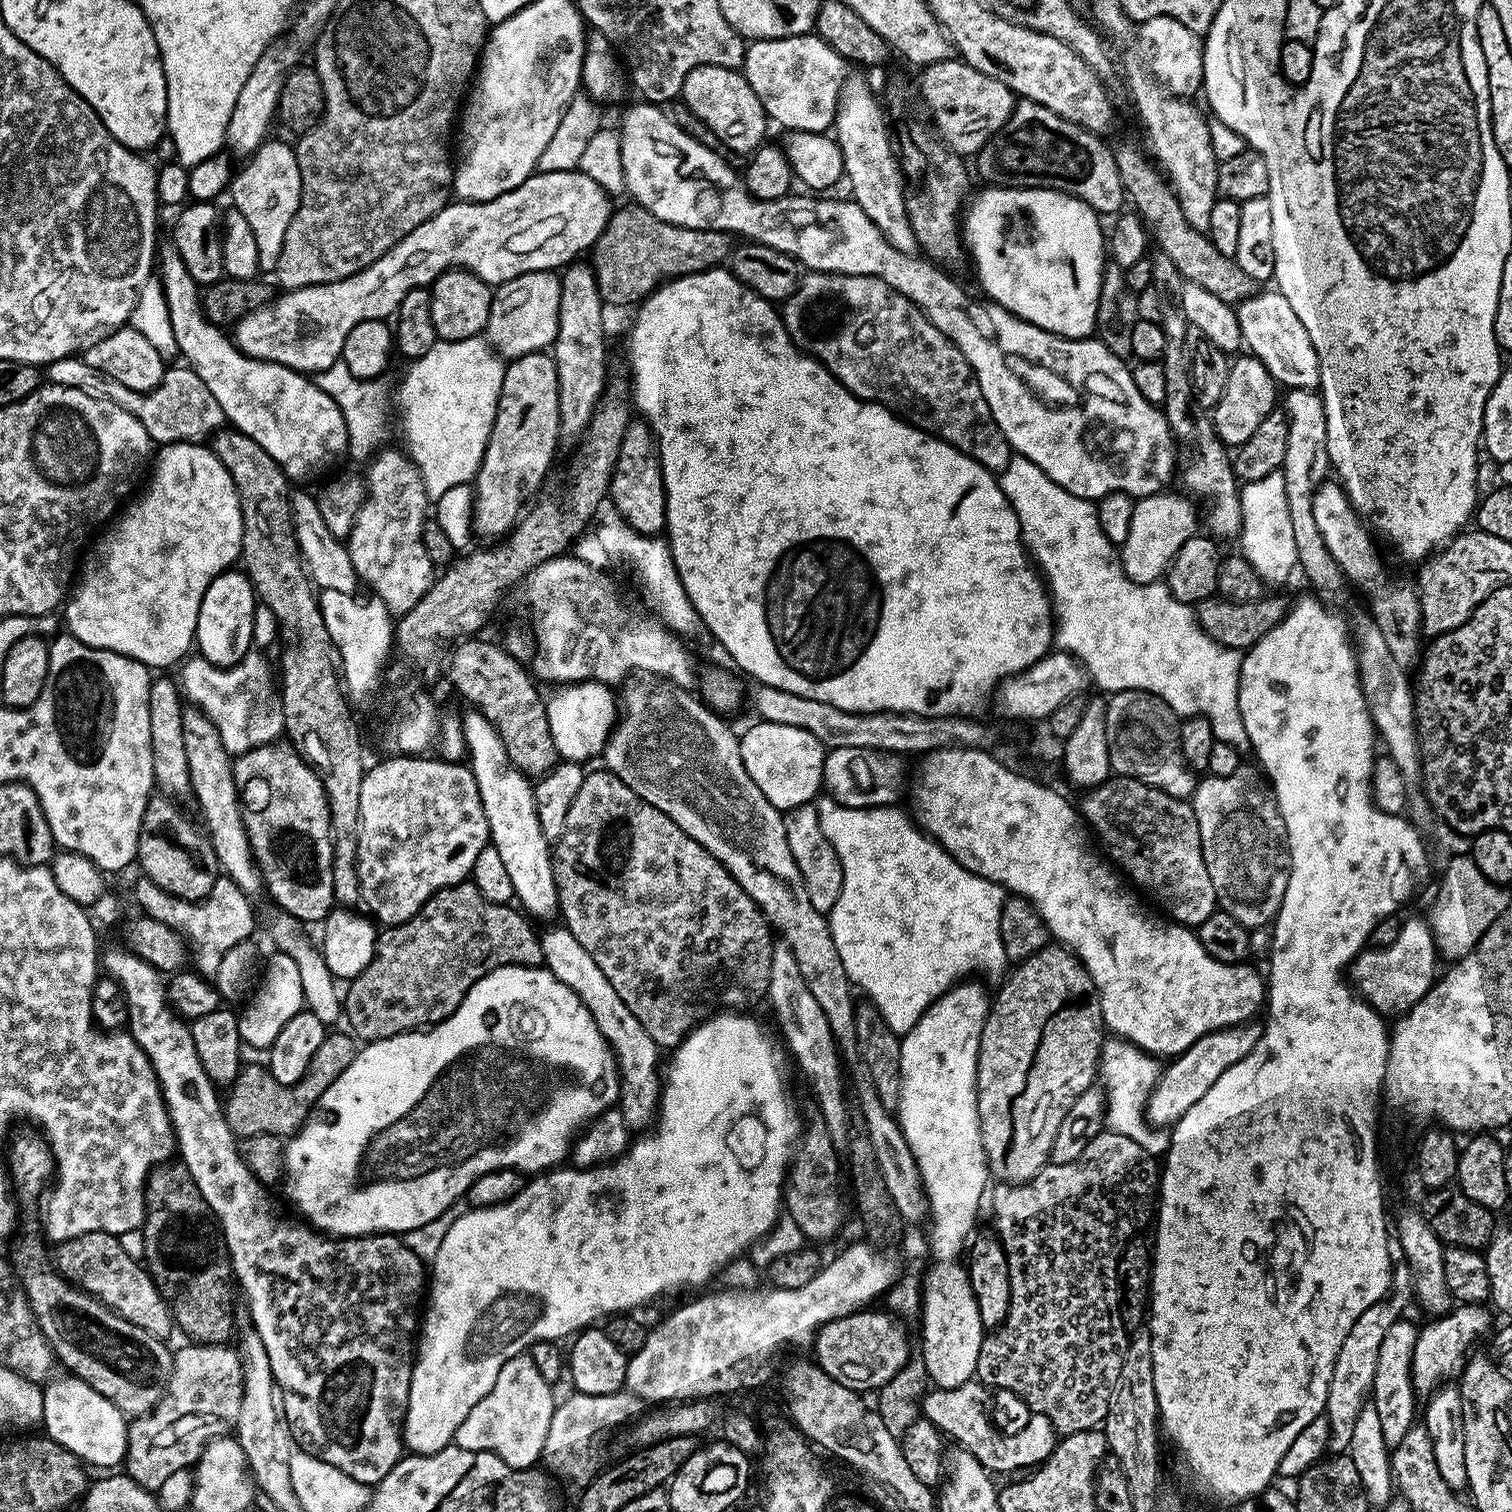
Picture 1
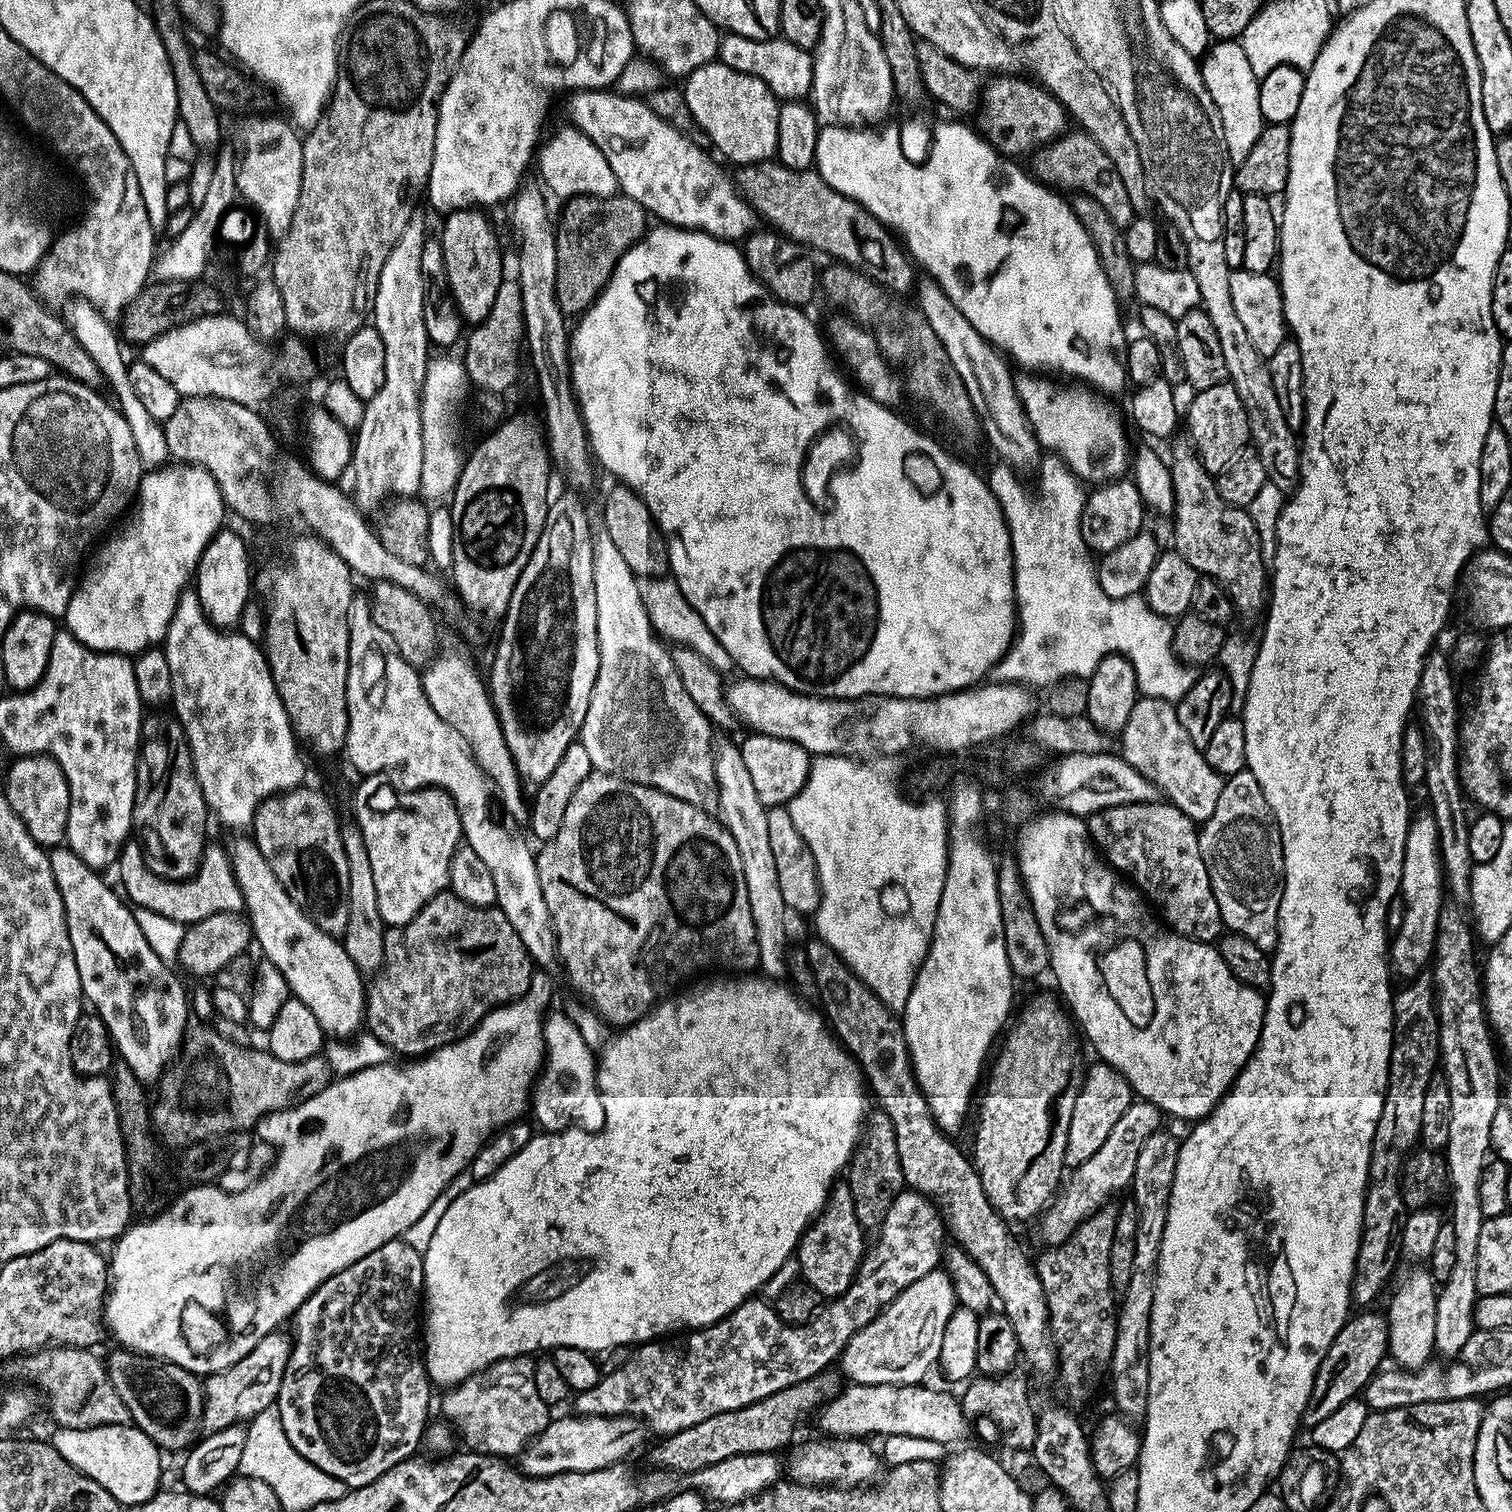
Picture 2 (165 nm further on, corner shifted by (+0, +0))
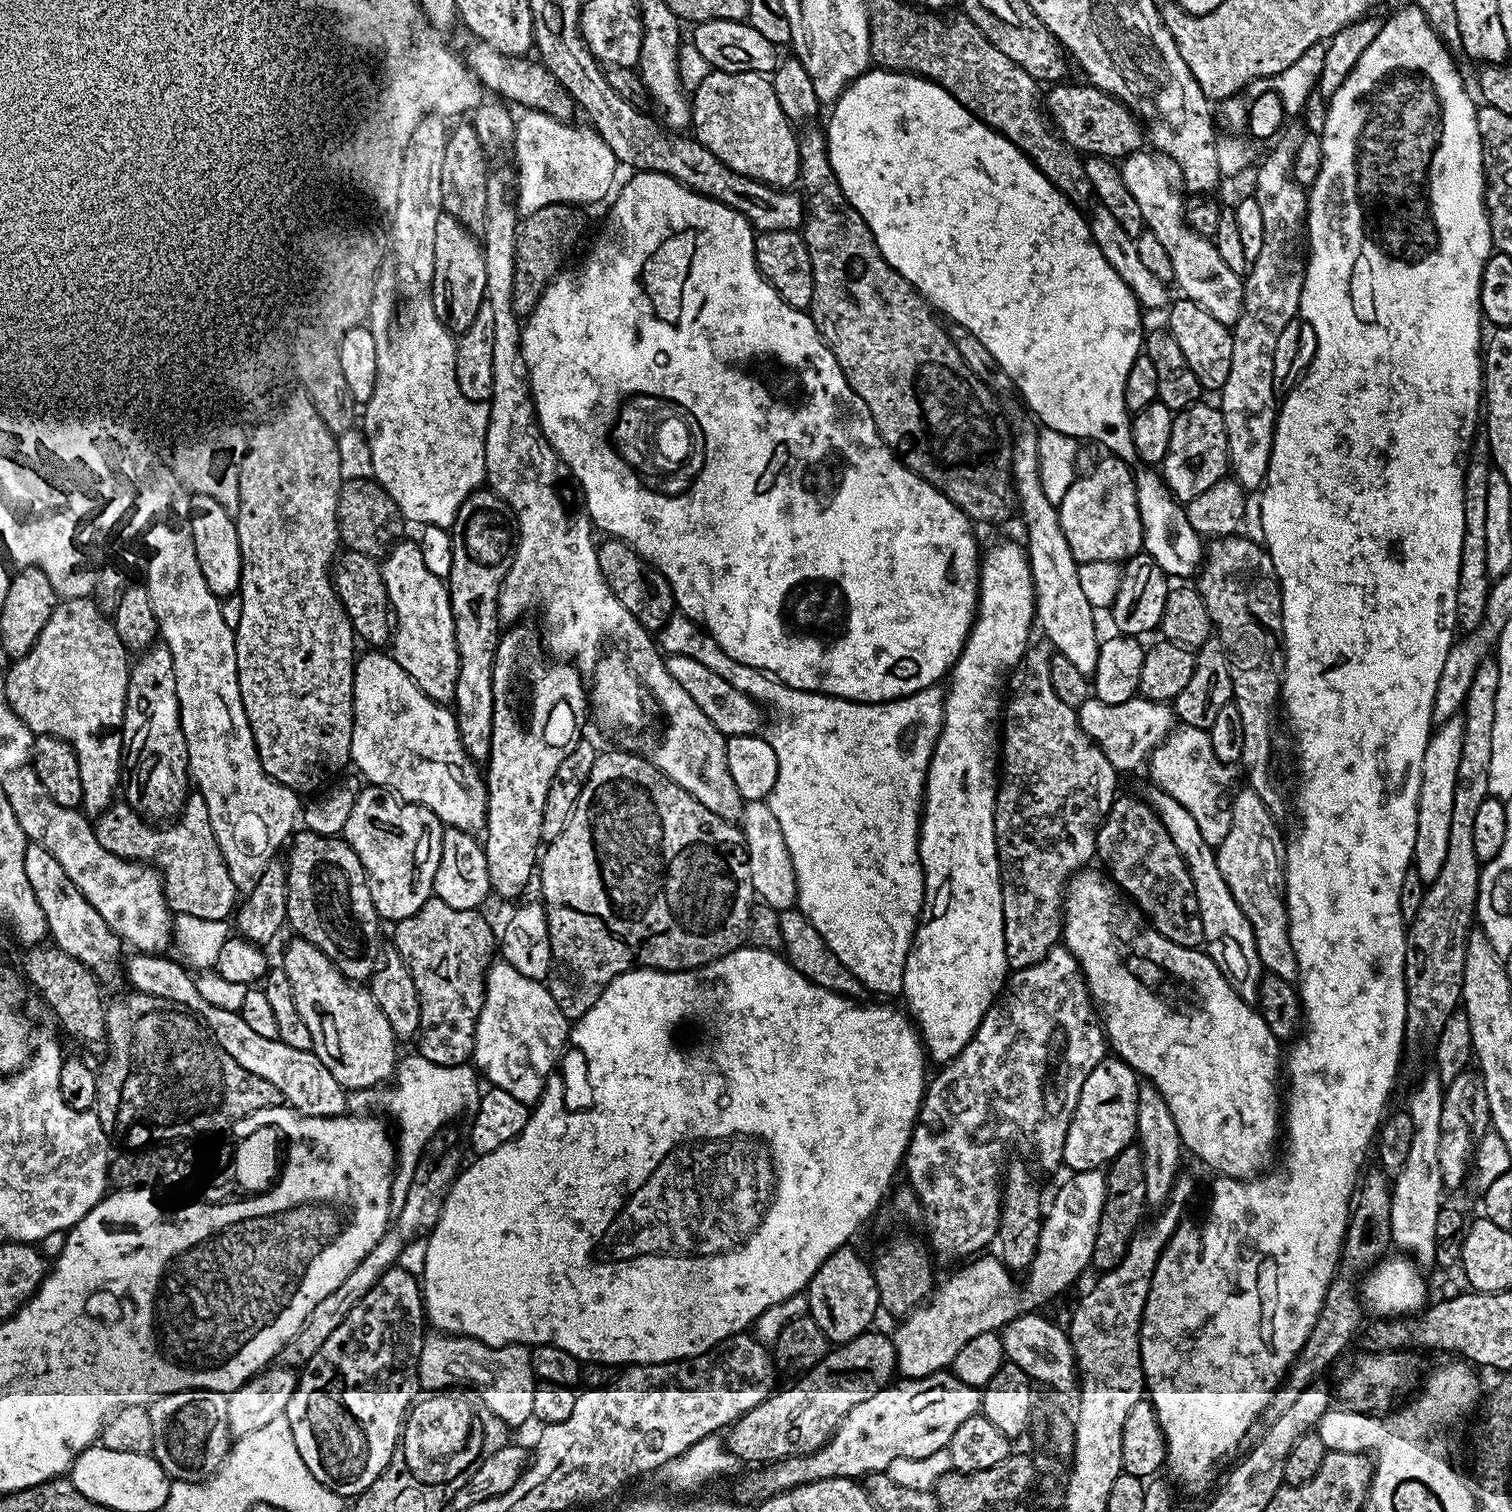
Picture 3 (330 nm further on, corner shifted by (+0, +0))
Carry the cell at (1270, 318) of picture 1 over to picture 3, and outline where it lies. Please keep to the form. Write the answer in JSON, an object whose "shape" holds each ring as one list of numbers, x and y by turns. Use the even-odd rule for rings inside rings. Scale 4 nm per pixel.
{"shape":[[1141,150,1133,152,1123,161,1120,173,1126,182,1126,190,1134,194,1134,202,1138,202,1138,207,1142,210,1147,231,1155,234,1158,242,1162,242,1166,255,1174,266,1175,287,1180,287,1184,291,1181,293,1187,299,1202,306,1206,314,1214,314,1218,322,1229,326,1236,324,1242,314,1244,301,1244,281,1241,273,1230,270,1230,266,1226,266,1226,262,1222,262,1218,255,1215,243,1207,236,1199,236,1184,221,1186,200,1176,193,1176,188,1168,177,1167,167,1169,168,1169,165,1159,155]]}

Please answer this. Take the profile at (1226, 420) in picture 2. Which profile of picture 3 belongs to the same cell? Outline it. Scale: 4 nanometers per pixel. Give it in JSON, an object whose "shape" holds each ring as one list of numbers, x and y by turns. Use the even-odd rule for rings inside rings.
{"shape":[[1197,402,1186,410,1175,413,1172,417,1172,429,1170,430,1170,450,1166,454,1162,465,1162,475,1165,484,1168,485,1173,496,1181,502,1187,502,1198,498,1202,490,1210,490,1214,482,1225,479,1229,471,1228,443,1226,442,1226,422,1222,422,1222,414,1215,403,1204,404]]}

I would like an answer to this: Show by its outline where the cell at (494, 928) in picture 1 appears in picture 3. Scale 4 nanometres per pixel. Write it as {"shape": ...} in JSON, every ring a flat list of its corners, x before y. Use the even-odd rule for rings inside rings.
{"shape":[[438,899,427,900,410,918,395,921,396,952,406,962,418,986,422,1018,418,1052,438,1066,458,1066,472,1060,476,1023,484,1005,492,951,498,948,497,933,476,910,454,910]]}

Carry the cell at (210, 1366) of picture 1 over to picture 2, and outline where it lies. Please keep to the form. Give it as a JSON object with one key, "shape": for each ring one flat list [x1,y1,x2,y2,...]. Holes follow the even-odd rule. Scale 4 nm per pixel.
{"shape":[[277,1330,266,1334,246,1358,234,1362,225,1372,216,1372,203,1381,204,1390,204,1417,200,1420,200,1427,205,1433,226,1430,235,1424,250,1422,262,1410,275,1405,284,1371,292,1353,292,1342,289,1333]]}

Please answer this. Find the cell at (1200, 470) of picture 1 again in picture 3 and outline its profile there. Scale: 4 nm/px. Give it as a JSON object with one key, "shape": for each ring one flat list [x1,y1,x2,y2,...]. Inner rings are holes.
{"shape":[[1237,534,1234,536,1222,536,1213,539,1207,545,1206,555,1202,567,1198,572,1198,591,1200,597,1206,602,1206,610,1210,610,1210,618,1212,619,1212,626,1215,635,1222,642,1224,653,1228,659,1228,669,1230,670,1230,682,1232,683,1232,699,1238,710,1238,714,1242,714,1242,754,1239,758,1239,763,1244,764,1244,768,1248,771,1248,780,1246,780,1247,787,1252,788,1258,794,1258,798,1262,798,1262,802,1274,814,1280,814,1284,808,1284,796,1280,793,1280,788,1276,785,1276,776,1272,773,1272,727,1276,724,1276,712,1278,716,1278,705,1281,703,1280,699,1280,682,1282,679,1282,633,1280,627,1282,626,1282,606,1280,605,1280,580,1276,576,1276,567,1270,558,1267,548,1261,546,1255,539,1249,538,1244,534]]}

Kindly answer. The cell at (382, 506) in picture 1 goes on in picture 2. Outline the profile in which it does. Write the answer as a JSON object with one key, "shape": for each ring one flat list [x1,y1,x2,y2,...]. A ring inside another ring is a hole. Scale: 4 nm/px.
{"shape":[[414,214,406,226,406,230,402,230,402,238,398,238,398,242,394,242,394,250,390,250,390,254,382,266,382,274,378,278,378,290,372,303,370,316,374,321,374,326,378,330,378,334,382,334,382,347,386,350,386,378,382,378,382,390,378,390,378,394,374,394,374,398,370,398,365,403,364,417,359,428,355,429,352,442,350,477,352,476,353,489,351,488,351,491,354,493,354,501,357,507,364,514,370,513,371,508,377,507,376,509,379,509,381,505,391,501,393,498,412,498,420,492,420,483,422,482,422,414,420,413,420,395,422,394,422,386,424,385,428,361,430,359,430,345,428,335,426,334,426,322,424,321,424,275,422,274,422,246,424,245,425,239,424,220,420,217,420,214]]}

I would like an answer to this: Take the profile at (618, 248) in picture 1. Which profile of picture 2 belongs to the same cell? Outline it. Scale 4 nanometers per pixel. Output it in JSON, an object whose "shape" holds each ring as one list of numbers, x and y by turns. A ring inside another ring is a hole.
{"shape":[[623,194,615,196,573,196,560,212,560,224,555,225,556,230,556,301,565,317,576,318,583,314,596,299,601,290,608,285,608,279,614,274,622,254,630,250,650,227,649,213,634,202,634,198]]}

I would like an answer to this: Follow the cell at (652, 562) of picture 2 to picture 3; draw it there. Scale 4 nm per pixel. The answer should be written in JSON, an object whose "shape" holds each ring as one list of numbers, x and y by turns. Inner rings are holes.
{"shape":[[604,538,597,547,598,566,602,570,602,578,608,583,608,588,630,610,635,620,648,629,649,632,659,633,661,628,677,611,676,599,672,596,670,582,661,572,648,561,643,560,639,553,624,540]]}

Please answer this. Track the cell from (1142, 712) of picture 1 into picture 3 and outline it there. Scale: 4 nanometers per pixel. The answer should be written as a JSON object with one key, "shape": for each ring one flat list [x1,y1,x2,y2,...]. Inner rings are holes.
{"shape":[[1189,724,1173,727,1167,738,1148,757,1147,768,1155,787,1170,794,1174,802,1180,802,1186,806,1186,810,1190,810,1190,818,1198,822,1198,830,1202,830,1202,838,1206,838,1208,844,1218,846,1222,838,1226,838,1226,830,1230,830,1232,797,1237,784,1232,777,1233,769,1223,764,1218,754,1214,754,1214,746,1205,729]]}

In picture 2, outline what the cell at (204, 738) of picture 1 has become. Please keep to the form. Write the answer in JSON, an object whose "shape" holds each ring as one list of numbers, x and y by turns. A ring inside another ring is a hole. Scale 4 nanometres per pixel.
{"shape":[[244,834,233,836,236,837,230,842,227,841,226,847,234,870,234,878,242,890,244,912,248,917,248,923,252,925,255,947,260,947,264,951,263,959,273,964,282,974,282,978,286,978,289,993,295,999,306,1002,306,1006,310,1006,314,1018,318,1018,318,1026,322,1026,325,1037,355,1037,364,1024,365,977,354,966,354,962,350,962,350,954,346,954,343,943,337,937,318,930,312,919,293,902,290,894,286,894,274,870,270,870,270,862,262,858,262,850,258,850,255,840]]}

